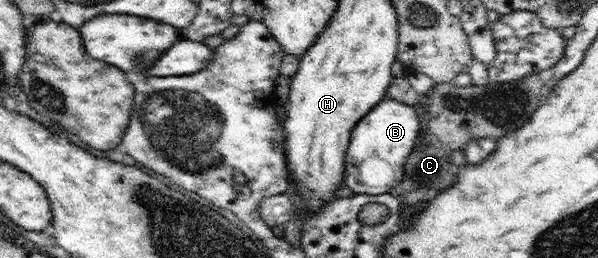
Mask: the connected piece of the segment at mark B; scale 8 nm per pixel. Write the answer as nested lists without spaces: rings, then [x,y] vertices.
[[[385,95],[381,102],[357,122],[347,152],[343,184],[355,194],[379,195],[399,185],[405,173],[405,162],[424,136],[419,131],[421,121],[415,107]]]

